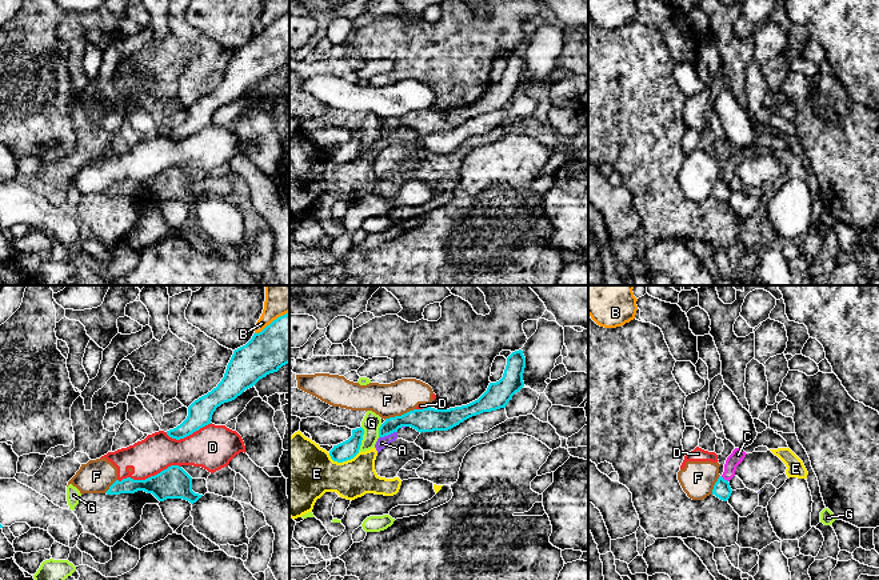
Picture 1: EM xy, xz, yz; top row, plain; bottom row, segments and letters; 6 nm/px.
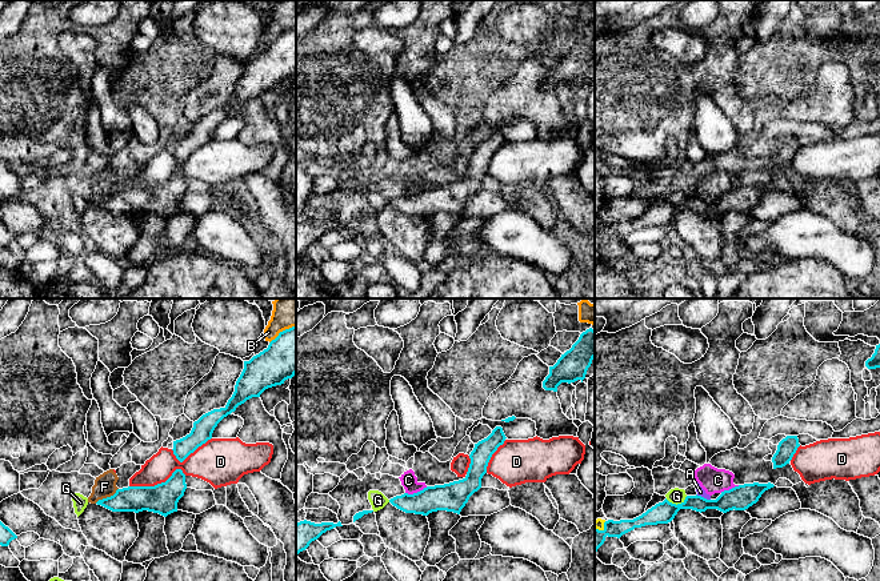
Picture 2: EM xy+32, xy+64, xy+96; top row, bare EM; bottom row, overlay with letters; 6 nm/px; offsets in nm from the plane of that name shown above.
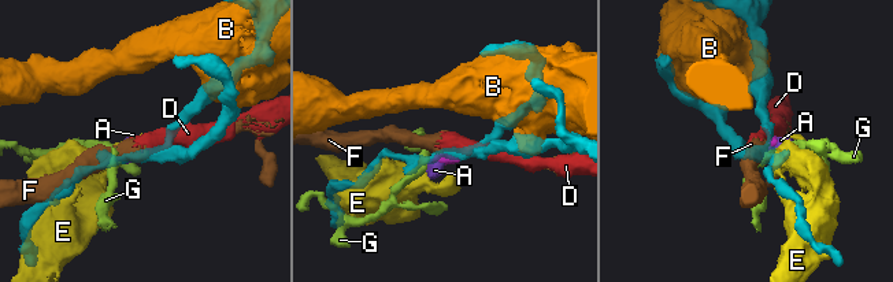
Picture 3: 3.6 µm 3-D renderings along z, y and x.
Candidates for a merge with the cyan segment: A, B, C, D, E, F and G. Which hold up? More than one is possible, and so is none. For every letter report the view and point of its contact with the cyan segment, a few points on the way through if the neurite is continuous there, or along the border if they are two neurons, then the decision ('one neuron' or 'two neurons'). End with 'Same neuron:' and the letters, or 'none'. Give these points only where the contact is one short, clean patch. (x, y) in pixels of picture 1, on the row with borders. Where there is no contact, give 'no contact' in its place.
A: xz (387, 435) | along xz (396, 431), (379, 438) | two neurons
B: xy (272, 322) | two neurons
C: yz (723, 479) | along yz (720, 476), (727, 482) | two neurons
D: xy (148, 478) | two neurons
E: xz (343, 460) | two neurons
F: xz (399, 416) | along xz (415, 408), (384, 419) | two neurons
G: xz (362, 439) | along xz (362, 427), (363, 436), (358, 451) | two neurons
Same neuron: none

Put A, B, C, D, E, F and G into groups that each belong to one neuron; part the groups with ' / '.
A C E / B / D F / G

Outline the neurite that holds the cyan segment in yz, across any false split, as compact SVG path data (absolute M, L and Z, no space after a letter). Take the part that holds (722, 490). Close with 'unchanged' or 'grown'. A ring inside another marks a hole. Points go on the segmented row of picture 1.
M719 476L718 481L714 485L712 495L719 497L723 501L727 501L732 493L730 483Z; unchanged

